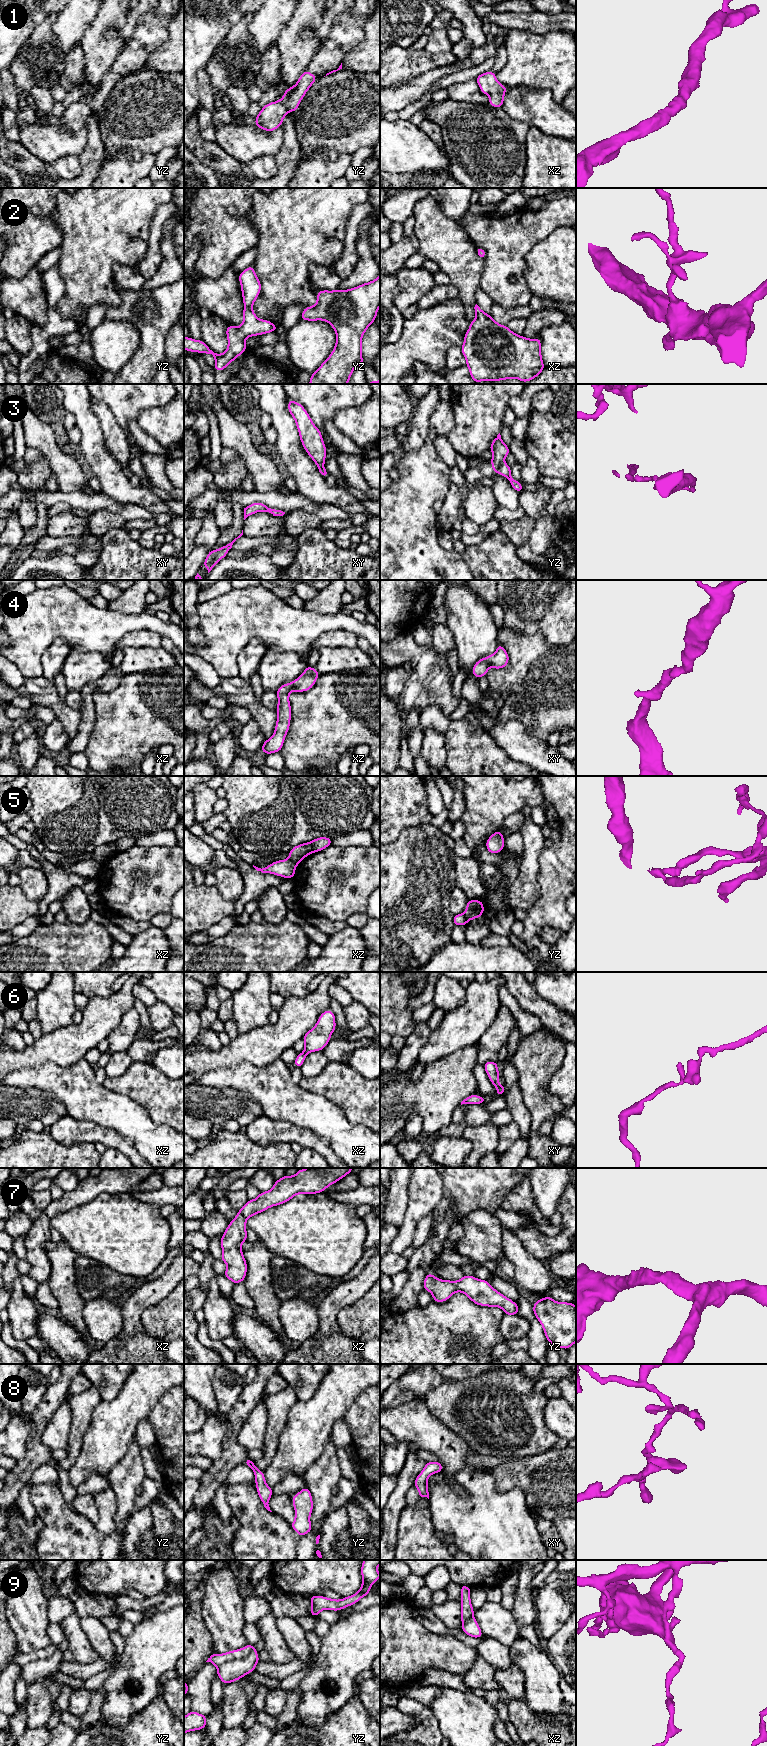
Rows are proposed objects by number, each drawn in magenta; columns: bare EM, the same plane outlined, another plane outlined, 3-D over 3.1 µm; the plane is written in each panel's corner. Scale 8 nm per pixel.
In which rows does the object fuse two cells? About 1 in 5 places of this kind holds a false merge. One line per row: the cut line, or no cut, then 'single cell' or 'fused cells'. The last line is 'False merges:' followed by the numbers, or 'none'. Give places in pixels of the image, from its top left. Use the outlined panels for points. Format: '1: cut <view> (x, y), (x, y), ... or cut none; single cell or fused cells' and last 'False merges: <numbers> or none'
1: cut none; single cell
2: cut none; single cell
3: cut yz (503, 462), (496, 472); fused cells
4: cut none; single cell
5: cut xz (288, 859), (295, 865); fused cells
6: cut xy (501, 1085), (497, 1088); fused cells
7: cut none; single cell
8: cut none; single cell
9: cut yz (254, 1649), (243, 1657), (231, 1659), (217, 1667); fused cells
False merges: 3, 5, 6, 9

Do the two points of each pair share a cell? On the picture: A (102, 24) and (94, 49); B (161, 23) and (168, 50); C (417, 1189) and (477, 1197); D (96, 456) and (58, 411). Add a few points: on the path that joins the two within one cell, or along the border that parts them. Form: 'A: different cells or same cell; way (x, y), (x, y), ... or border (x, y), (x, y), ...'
A: same cell; way (97, 30), (94, 43)
B: different cells; border (173, 18), (168, 27), (168, 37), (148, 55)
C: different cells; border (442, 1178), (442, 1197), (435, 1208)
D: different cells; border (62, 394), (63, 407), (66, 410)

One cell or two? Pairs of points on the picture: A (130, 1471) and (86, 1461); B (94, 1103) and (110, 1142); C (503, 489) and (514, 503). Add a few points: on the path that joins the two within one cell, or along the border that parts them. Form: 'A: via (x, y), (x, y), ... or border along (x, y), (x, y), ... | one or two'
A: border along (127, 1448), (124, 1456), (106, 1477) | two
B: border along (80, 1121), (94, 1122), (113, 1129), (124, 1137) | two
C: via (504, 492), (511, 500) | one

